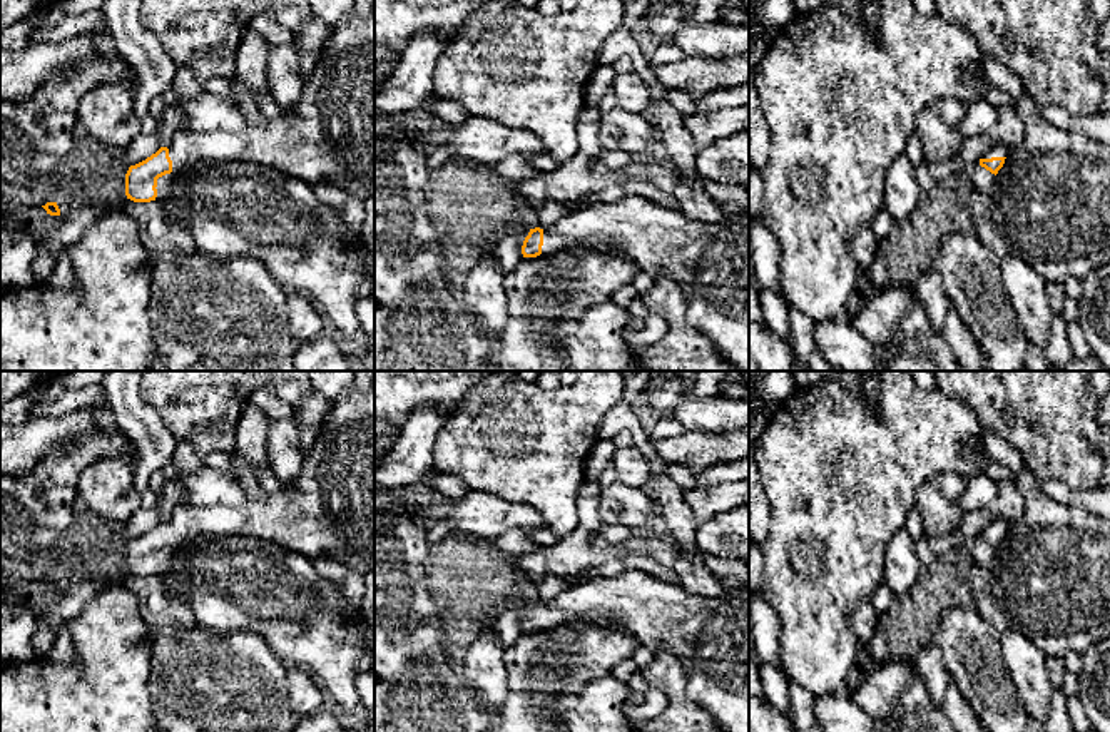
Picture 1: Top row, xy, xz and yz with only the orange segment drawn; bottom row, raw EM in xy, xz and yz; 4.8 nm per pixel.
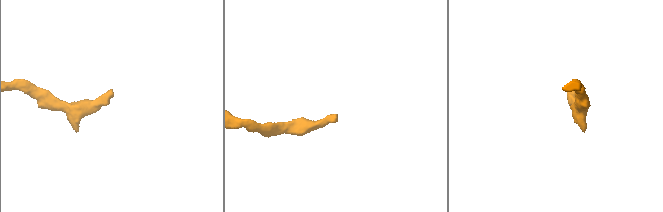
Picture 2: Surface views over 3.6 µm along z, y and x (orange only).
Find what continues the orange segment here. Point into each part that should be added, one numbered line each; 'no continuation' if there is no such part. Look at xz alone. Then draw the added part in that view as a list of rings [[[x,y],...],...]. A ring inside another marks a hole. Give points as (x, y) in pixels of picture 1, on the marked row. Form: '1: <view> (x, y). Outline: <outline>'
1: xz (709, 261). Outline: [[[632,194],[619,202],[570,209],[543,231],[542,254],[575,244],[625,251],[640,272],[675,281],[685,292],[689,324],[714,343],[727,364],[749,371],[749,207],[724,216],[719,222],[699,222],[687,219],[679,209]]]

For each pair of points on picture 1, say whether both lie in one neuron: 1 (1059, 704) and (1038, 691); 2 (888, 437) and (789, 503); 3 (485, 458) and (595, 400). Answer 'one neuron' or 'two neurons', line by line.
1: two neurons
2: one neuron
3: one neuron

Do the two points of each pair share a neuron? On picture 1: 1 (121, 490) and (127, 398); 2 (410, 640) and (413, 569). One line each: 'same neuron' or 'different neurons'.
1: different neurons
2: same neuron

